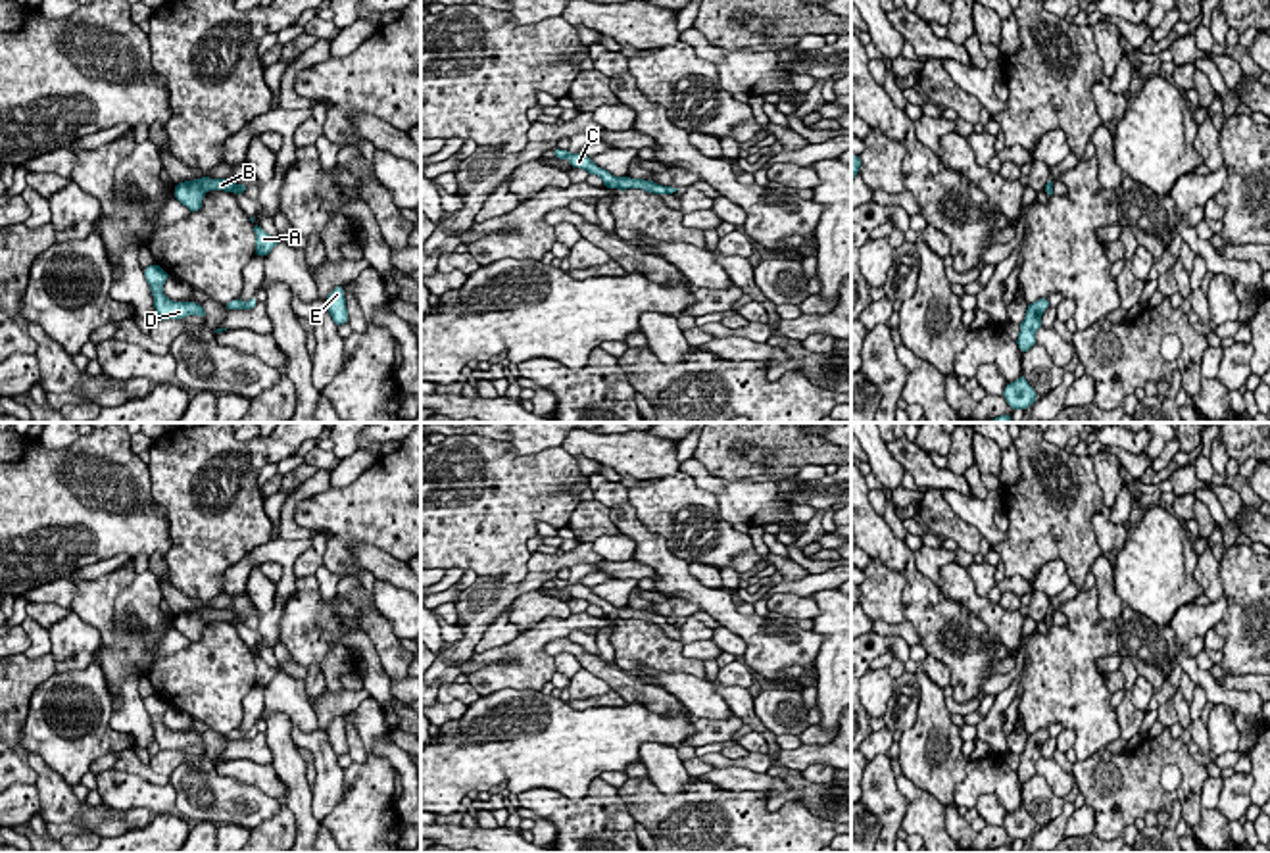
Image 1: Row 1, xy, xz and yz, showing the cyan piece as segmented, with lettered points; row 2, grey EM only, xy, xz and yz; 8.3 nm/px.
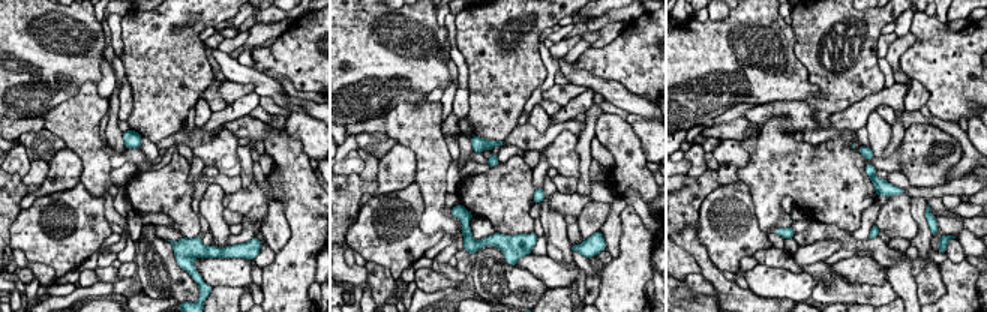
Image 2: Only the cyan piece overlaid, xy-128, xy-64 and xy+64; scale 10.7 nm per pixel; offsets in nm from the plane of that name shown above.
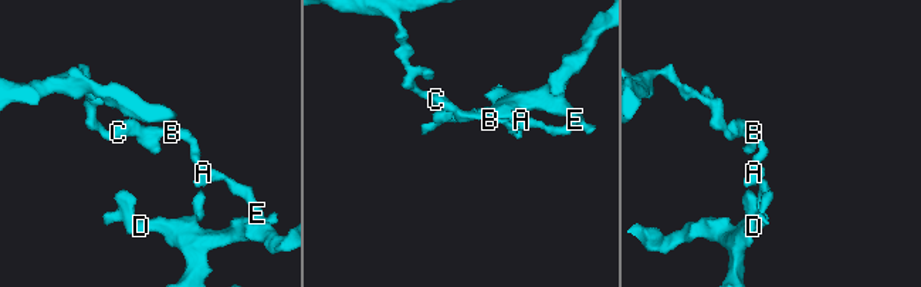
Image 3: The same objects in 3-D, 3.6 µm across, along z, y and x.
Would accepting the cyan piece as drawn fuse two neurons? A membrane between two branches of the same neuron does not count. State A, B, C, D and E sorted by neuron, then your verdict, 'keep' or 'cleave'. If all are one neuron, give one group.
groups A D E / B C; cleave

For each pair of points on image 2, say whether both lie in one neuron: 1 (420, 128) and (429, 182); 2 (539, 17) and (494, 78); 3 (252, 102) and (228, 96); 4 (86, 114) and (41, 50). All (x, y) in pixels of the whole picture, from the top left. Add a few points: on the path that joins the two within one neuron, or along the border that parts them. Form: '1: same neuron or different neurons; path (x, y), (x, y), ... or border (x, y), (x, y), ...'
1: same neuron; path (426, 141), (429, 144), (429, 168)
2: same neuron; path (525, 32), (504, 63)
3: different neurons; border (252, 90), (228, 104)
4: different neurons; border (96, 83), (84, 83), (45, 116)

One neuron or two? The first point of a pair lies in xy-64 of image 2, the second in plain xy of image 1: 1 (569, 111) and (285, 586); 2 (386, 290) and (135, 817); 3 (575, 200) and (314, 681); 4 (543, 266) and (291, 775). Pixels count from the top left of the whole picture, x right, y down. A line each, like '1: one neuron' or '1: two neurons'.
1: two neurons
2: one neuron
3: two neurons
4: two neurons

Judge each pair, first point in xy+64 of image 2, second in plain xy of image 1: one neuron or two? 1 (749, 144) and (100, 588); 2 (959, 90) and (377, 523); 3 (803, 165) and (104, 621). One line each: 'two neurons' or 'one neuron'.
1: one neuron
2: one neuron
3: two neurons

